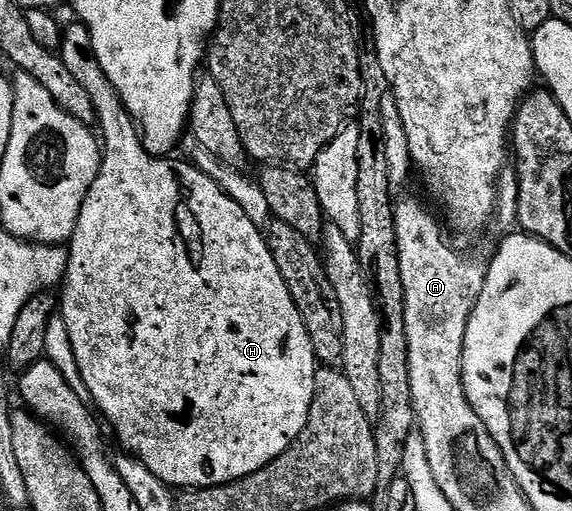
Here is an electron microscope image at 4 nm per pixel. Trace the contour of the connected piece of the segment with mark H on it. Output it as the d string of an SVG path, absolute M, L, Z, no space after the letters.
M80 22L72 23L64 25L59 55L63 66L71 70L79 86L91 94L97 115L95 128L103 141L99 174L95 182L91 182L91 190L87 190L73 237L67 242L69 261L59 288L59 320L67 326L73 351L72 363L77 363L77 372L89 391L88 399L93 404L97 403L96 411L101 416L105 415L110 426L117 431L117 440L125 447L122 449L143 462L143 466L147 466L147 470L151 470L151 474L155 474L155 478L159 478L170 489L214 488L247 478L247 474L255 474L255 470L263 470L263 466L279 458L279 454L283 454L283 450L287 450L287 446L291 446L291 442L295 442L295 438L299 438L307 426L315 394L315 374L319 367L317 355L311 346L311 334L307 334L307 326L303 326L295 298L291 298L291 290L287 290L287 282L283 282L283 274L279 274L279 266L275 266L275 258L271 258L271 250L262 229L257 228L255 222L247 218L247 214L243 214L232 198L223 194L221 187L210 176L200 172L196 164L162 158L145 149L145 141L135 123L134 113L126 108L119 98L119 90L115 90L111 78L103 74L99 58L95 58L89 28Z

